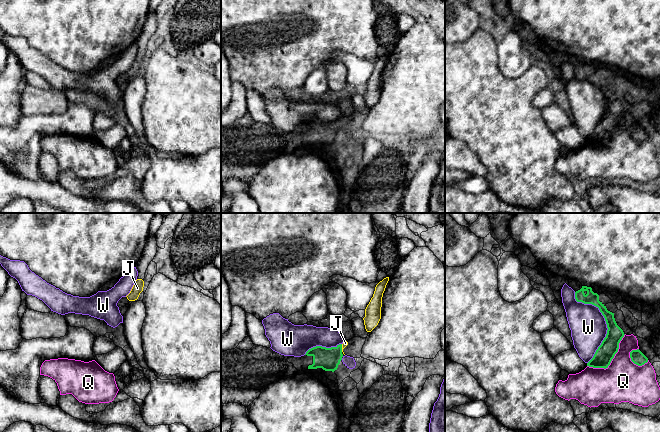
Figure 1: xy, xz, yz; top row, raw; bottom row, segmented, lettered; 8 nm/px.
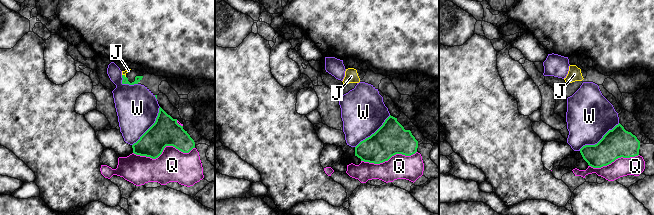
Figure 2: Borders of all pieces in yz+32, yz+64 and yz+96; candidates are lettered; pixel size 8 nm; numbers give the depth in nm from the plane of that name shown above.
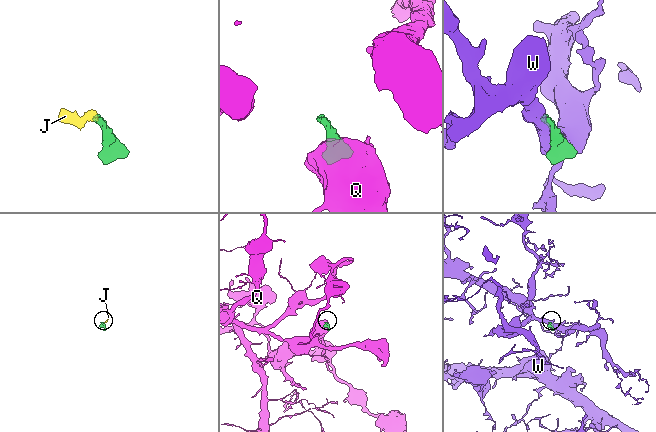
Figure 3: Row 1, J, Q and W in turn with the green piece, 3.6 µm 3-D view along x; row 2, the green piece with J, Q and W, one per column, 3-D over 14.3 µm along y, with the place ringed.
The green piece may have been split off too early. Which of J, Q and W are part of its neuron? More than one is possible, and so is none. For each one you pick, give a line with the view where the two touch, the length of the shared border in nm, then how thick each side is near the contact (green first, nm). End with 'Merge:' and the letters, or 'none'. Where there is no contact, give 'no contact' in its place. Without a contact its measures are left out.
J: contact in xz; length 60 nm; calibres 180 and 50 nm
Merge: J

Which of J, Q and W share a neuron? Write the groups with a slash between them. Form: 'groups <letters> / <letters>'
groups J / Q / W

